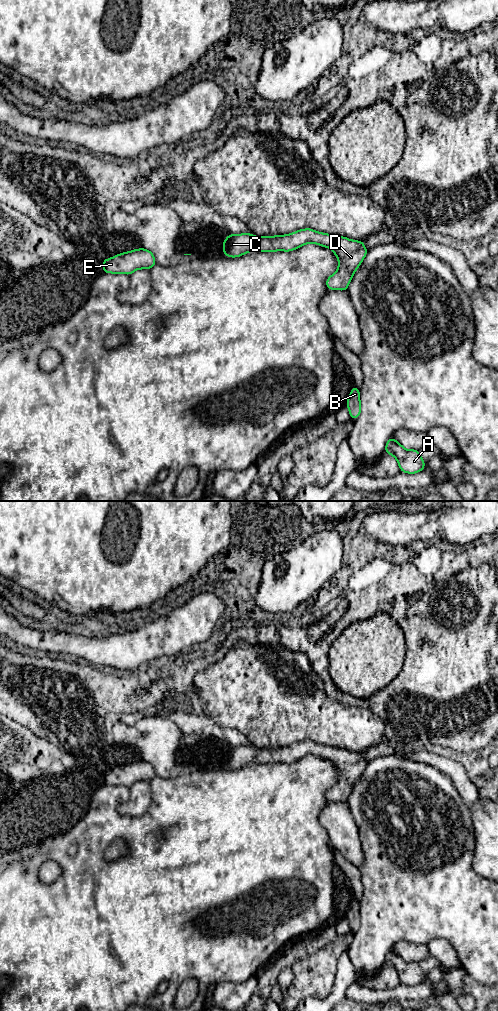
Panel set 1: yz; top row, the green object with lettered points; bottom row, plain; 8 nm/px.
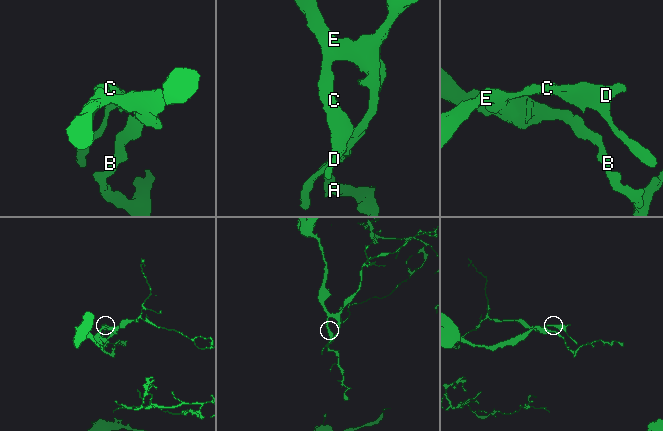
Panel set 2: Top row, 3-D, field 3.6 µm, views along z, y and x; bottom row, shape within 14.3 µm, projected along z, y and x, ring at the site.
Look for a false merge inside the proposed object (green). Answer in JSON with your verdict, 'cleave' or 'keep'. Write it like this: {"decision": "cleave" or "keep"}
{"decision": "keep"}

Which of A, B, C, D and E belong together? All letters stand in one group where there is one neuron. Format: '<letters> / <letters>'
A B C D E

